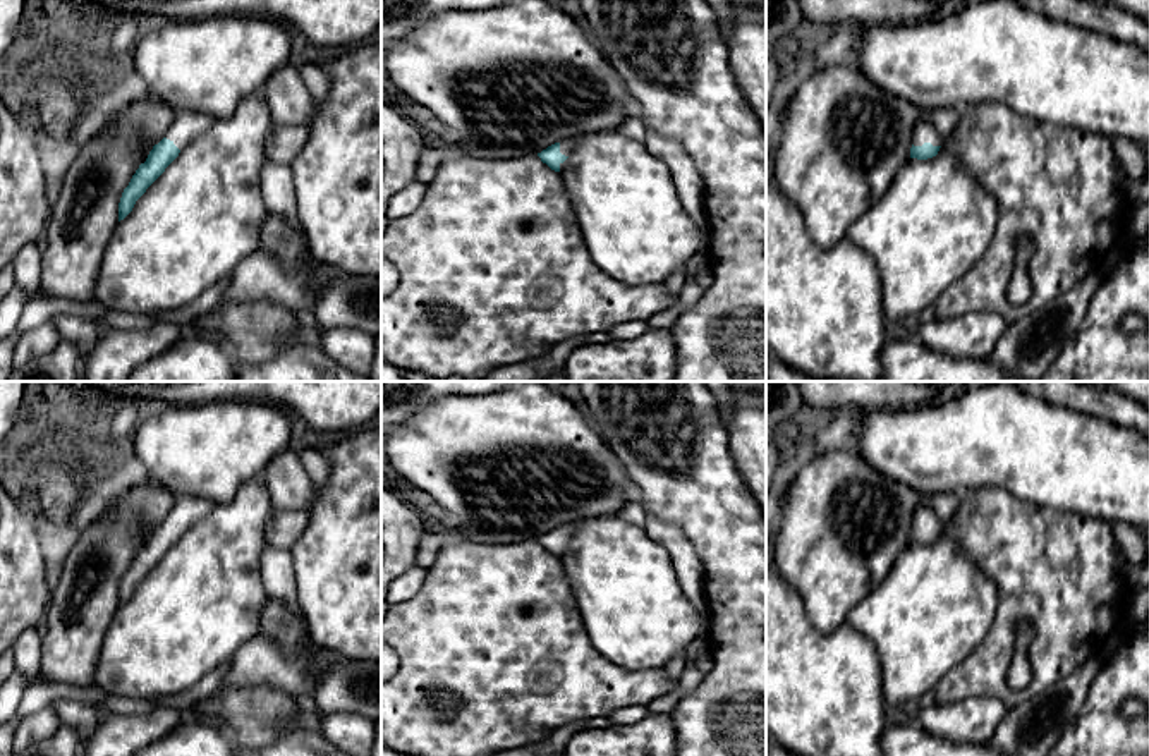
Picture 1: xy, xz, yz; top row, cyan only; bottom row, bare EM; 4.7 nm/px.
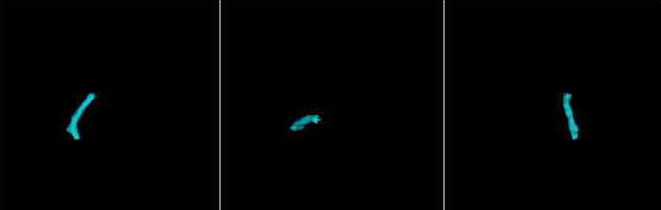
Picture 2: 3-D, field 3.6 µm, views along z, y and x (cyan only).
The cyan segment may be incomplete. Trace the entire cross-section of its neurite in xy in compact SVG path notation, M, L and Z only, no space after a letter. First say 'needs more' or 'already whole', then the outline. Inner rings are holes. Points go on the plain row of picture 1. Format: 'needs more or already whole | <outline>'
needs more | M177 497L172 512L165 522L153 531L144 548L139 550L129 570L124 574L119 588L119 607L134 593L136 586L146 574L165 557L165 553L179 541L179 538L198 521L206 517L215 502L203 497Z

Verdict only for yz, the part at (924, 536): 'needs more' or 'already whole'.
needs more

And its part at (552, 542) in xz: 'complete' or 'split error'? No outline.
split error

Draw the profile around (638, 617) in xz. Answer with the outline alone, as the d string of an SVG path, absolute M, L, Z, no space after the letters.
M608 515L572 522L574 533L560 562L591 644L611 663L625 672L665 668L668 662L701 634L701 617L684 594L675 567L665 546L651 540L644 527L627 524Z

